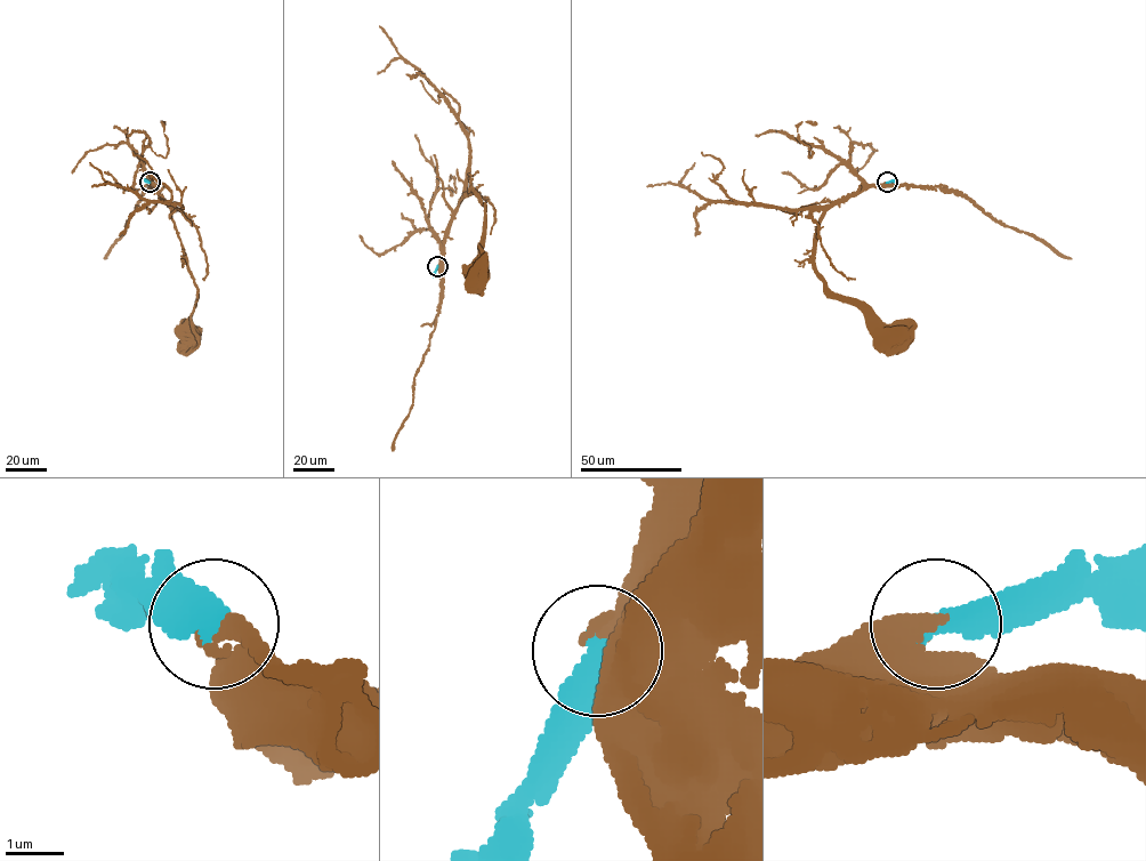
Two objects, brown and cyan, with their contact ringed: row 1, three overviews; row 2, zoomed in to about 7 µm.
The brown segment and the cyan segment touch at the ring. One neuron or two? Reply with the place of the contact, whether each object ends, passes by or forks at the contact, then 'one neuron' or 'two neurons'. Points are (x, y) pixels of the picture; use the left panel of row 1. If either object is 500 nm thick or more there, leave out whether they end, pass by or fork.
(150, 182) | brown ends | cyan ends | one neuron

